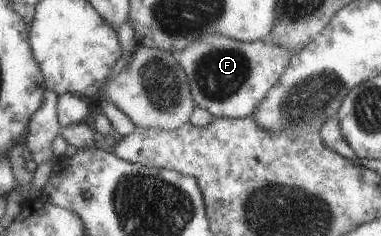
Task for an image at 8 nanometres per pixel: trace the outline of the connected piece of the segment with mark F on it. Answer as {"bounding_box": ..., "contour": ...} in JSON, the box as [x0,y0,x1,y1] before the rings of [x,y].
{"bounding_box":[173,33,293,119],"contour":[[[204,33],[173,54],[177,54],[176,62],[185,74],[194,106],[213,117],[233,119],[249,117],[255,111],[293,56],[289,49],[273,42],[239,42]]]}

